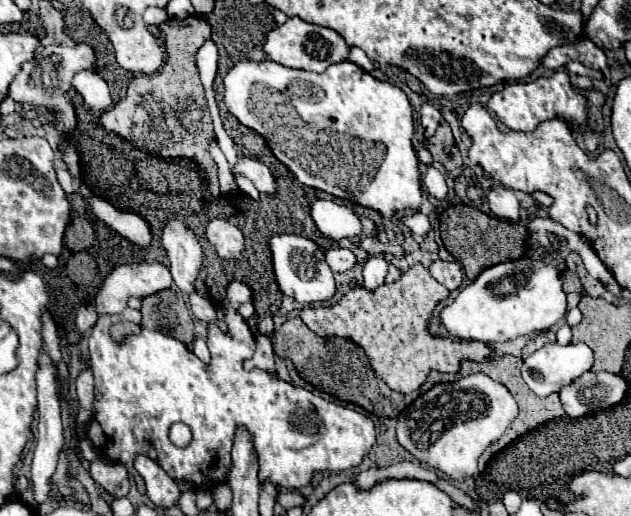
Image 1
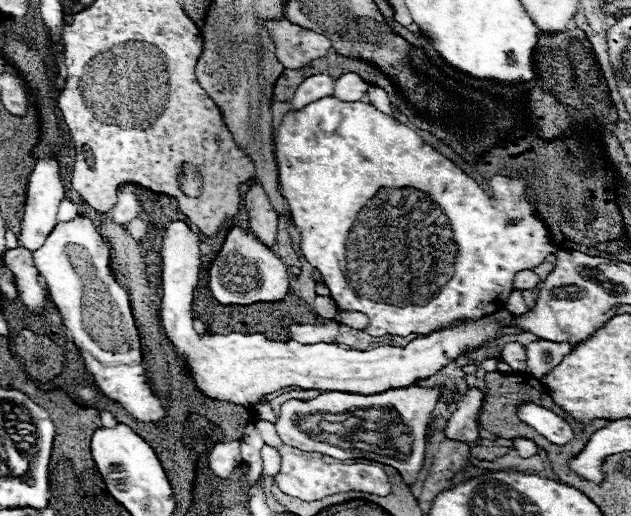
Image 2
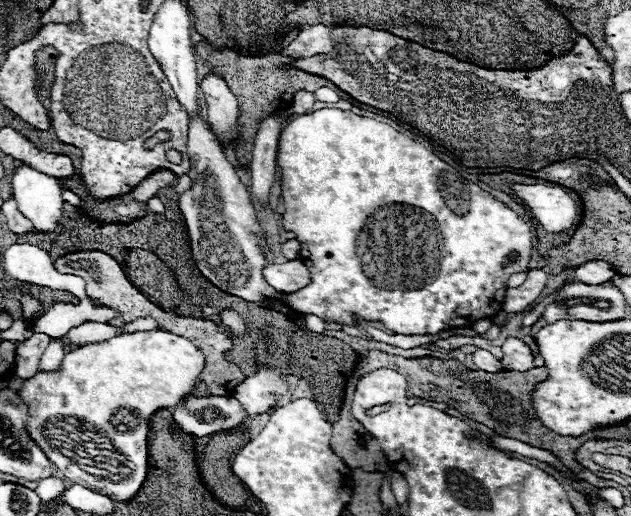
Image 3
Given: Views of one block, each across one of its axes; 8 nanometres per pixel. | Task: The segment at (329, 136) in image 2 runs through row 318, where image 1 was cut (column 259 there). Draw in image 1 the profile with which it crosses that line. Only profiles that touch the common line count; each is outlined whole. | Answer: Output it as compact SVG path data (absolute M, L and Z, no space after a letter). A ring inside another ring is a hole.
M230 282L224 302L216 308L218 316L228 324L228 334L224 334L218 326L208 326L208 348L212 354L212 362L204 366L196 354L192 354L182 342L172 336L152 332L142 328L140 334L130 336L124 344L116 344L110 338L110 326L114 318L140 318L138 310L126 308L118 316L100 316L90 334L90 366L96 380L96 398L94 398L94 418L88 424L88 438L94 448L108 460L118 460L128 468L134 476L138 490L144 492L144 480L134 470L132 460L136 454L150 456L156 464L160 464L174 480L186 478L196 488L202 486L204 480L222 482L230 468L230 450L236 426L244 426L252 432L258 462L260 462L260 480L272 480L276 486L284 488L304 488L316 470L348 470L362 464L364 456L370 452L374 444L374 424L368 416L334 402L328 402L310 390L296 388L278 380L274 374L268 374L260 368L244 370L244 362L252 358L256 348L256 338L250 332L244 318L238 314L238 306L252 300L252 292L242 282ZM174 422L182 422L192 432L192 442L186 448L178 448L170 442L168 432Z

